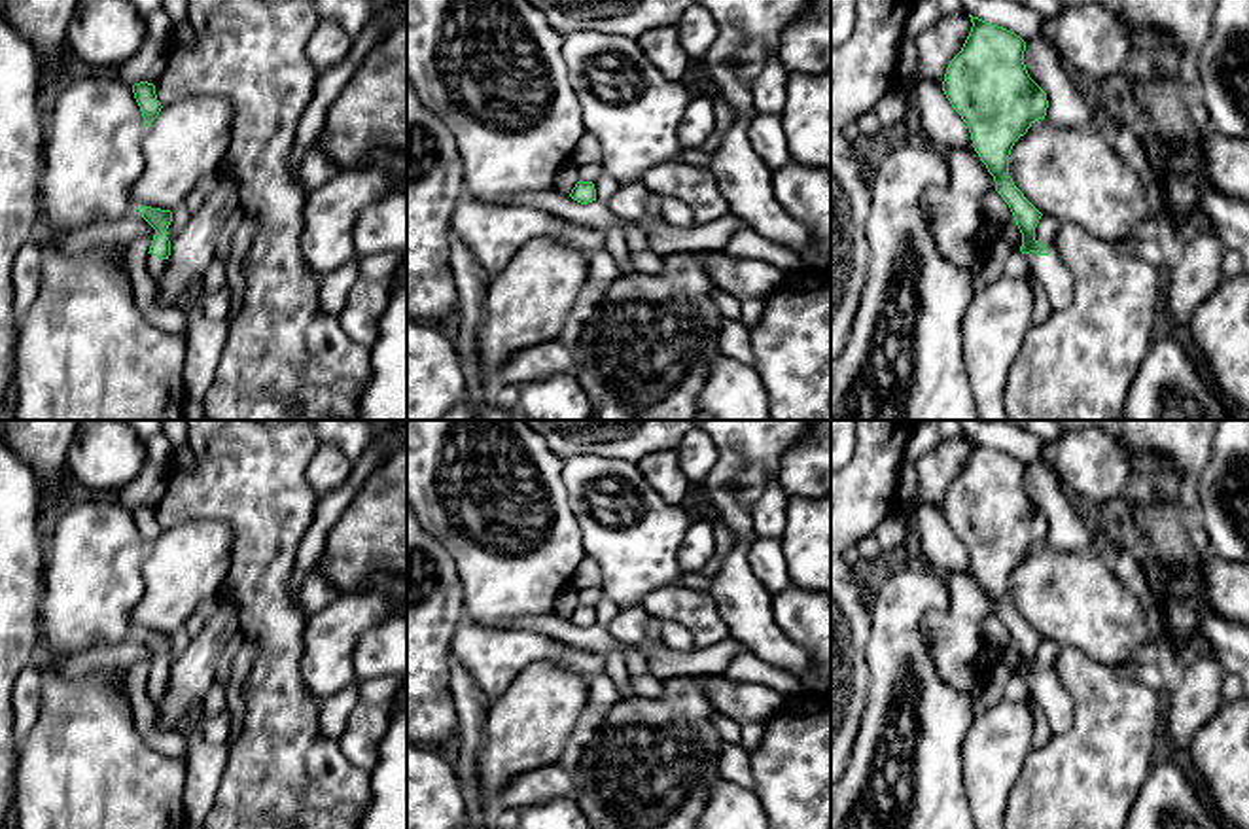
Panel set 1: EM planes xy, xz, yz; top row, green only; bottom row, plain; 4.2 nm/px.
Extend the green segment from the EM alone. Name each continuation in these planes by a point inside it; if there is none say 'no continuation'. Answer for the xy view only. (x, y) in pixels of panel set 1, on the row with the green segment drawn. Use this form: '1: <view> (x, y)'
1: xy (156, 265)

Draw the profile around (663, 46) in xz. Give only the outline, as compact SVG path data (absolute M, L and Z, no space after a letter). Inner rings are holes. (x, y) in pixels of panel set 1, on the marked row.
M677 25L645 30L638 44L662 76L672 81L679 81L691 64L691 57L679 42Z

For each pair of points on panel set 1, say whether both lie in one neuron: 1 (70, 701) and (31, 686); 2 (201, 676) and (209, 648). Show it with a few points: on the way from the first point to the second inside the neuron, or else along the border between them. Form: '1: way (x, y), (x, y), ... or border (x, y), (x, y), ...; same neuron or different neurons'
1: border (36, 663), (40, 676), (40, 718), (31, 733); different neurons
2: way (201, 669), (201, 655); same neuron

